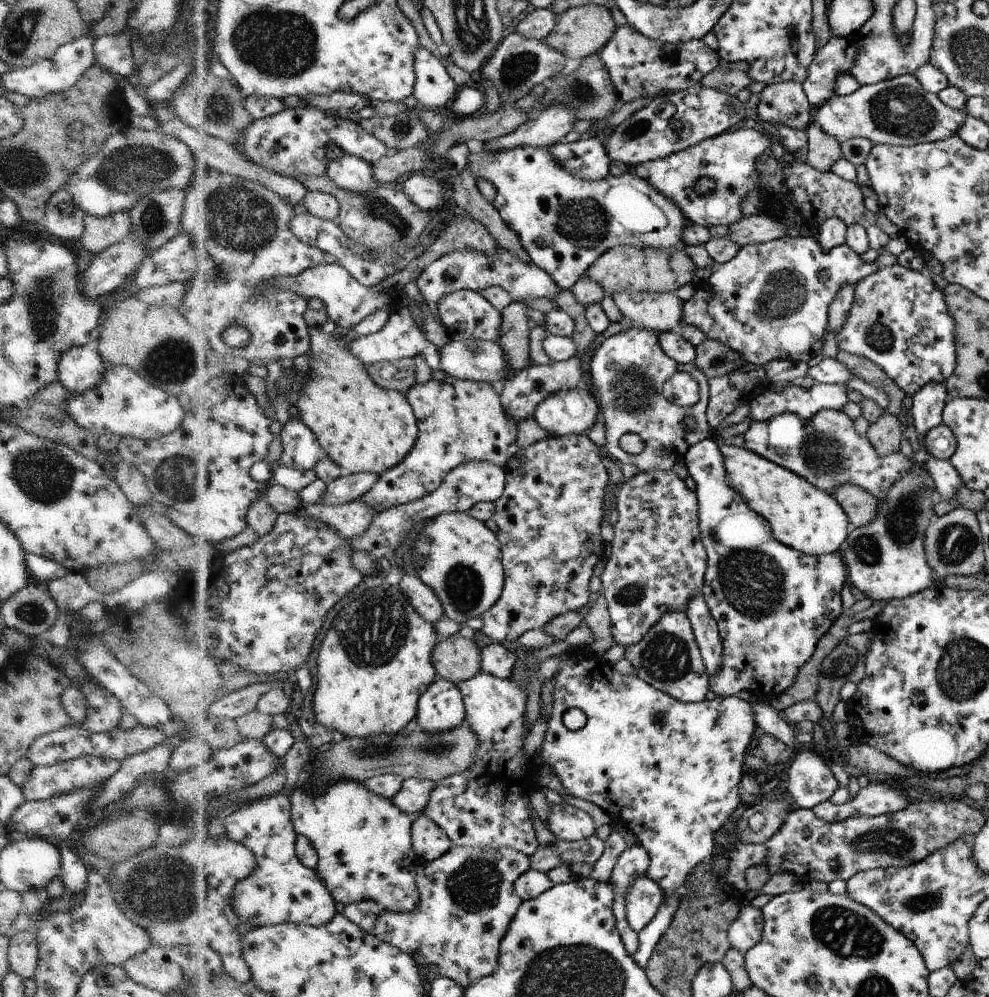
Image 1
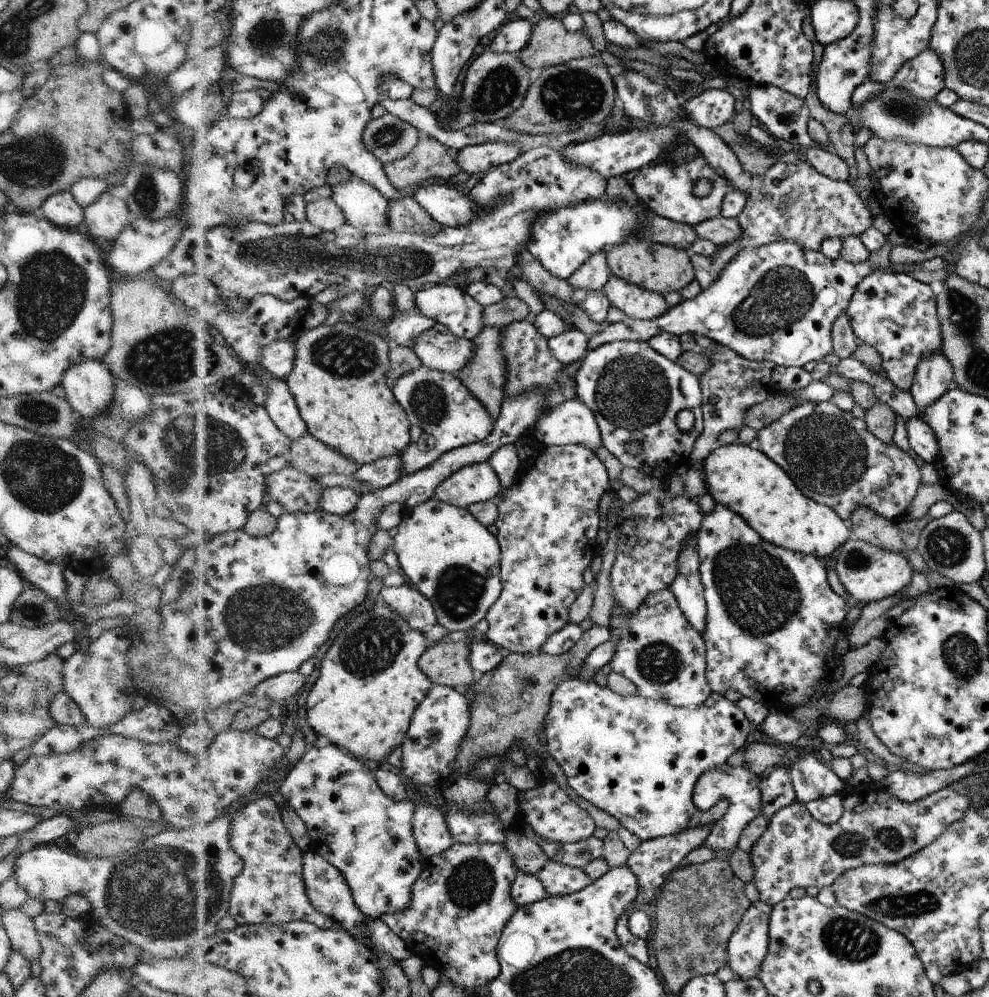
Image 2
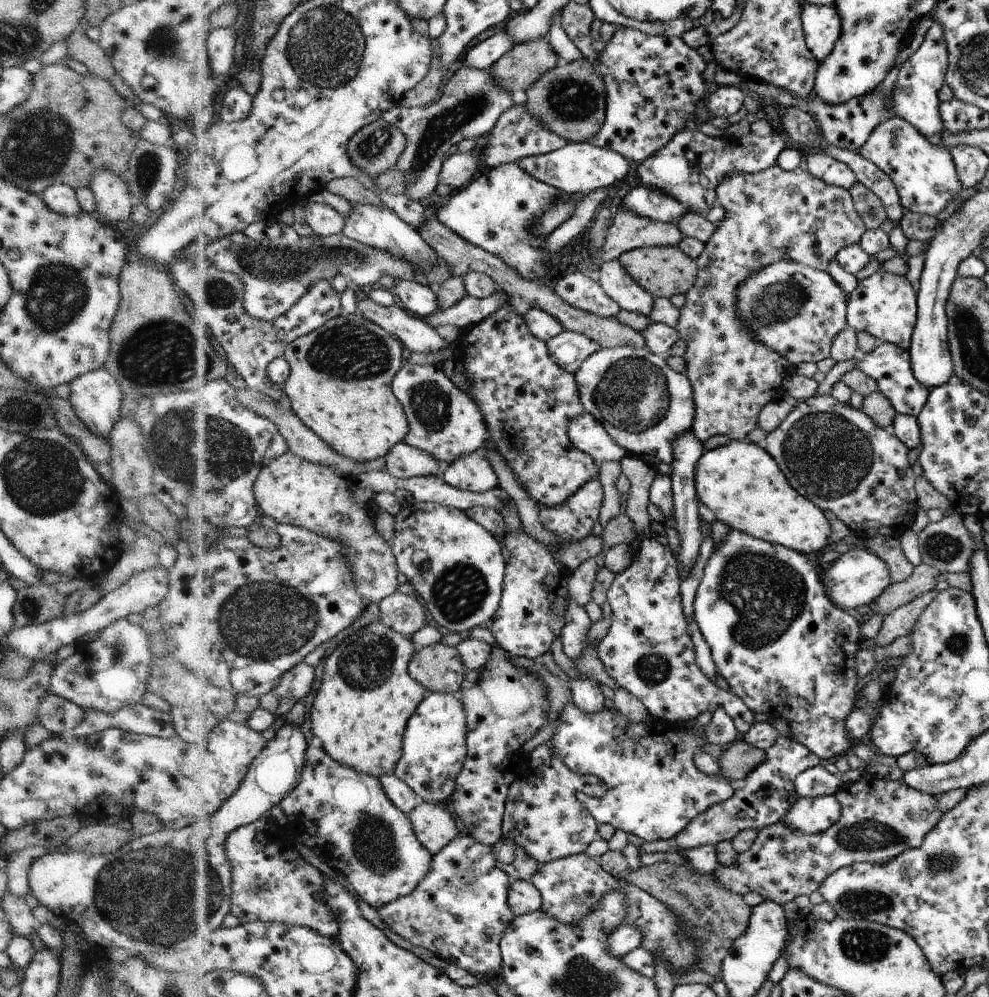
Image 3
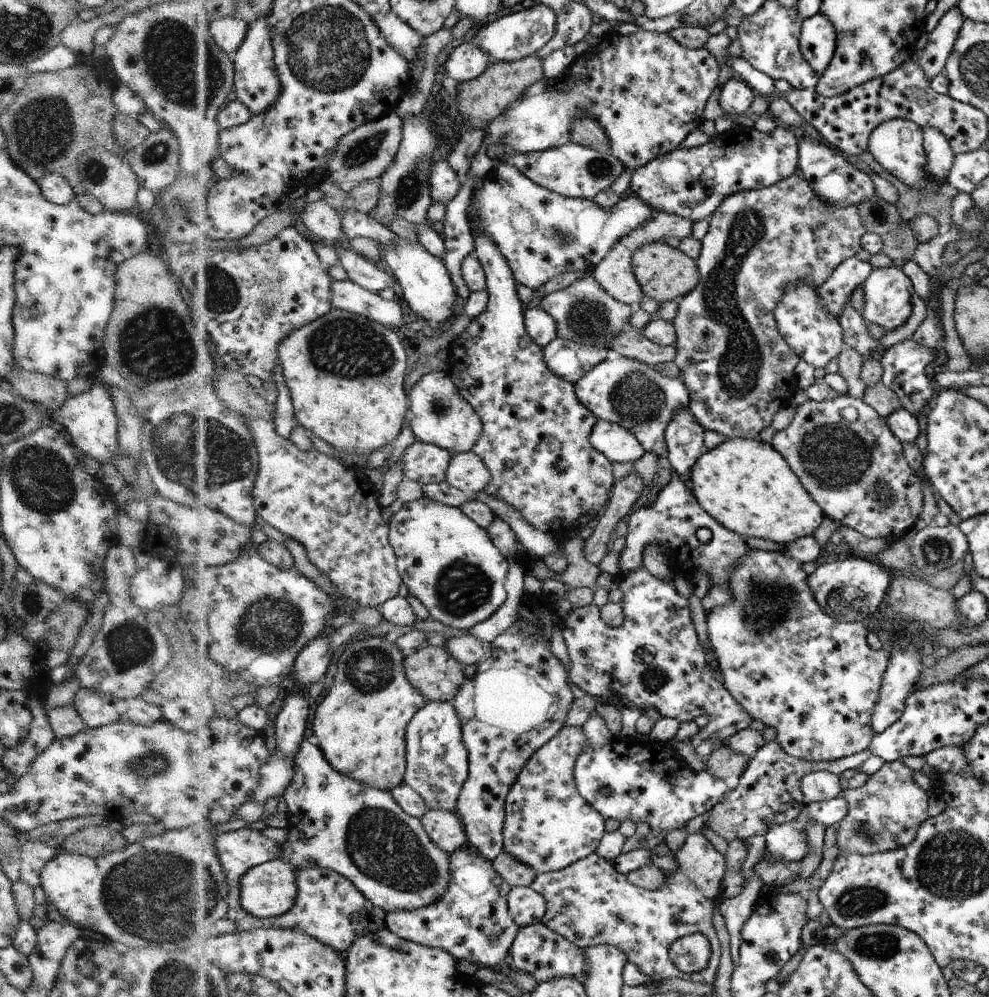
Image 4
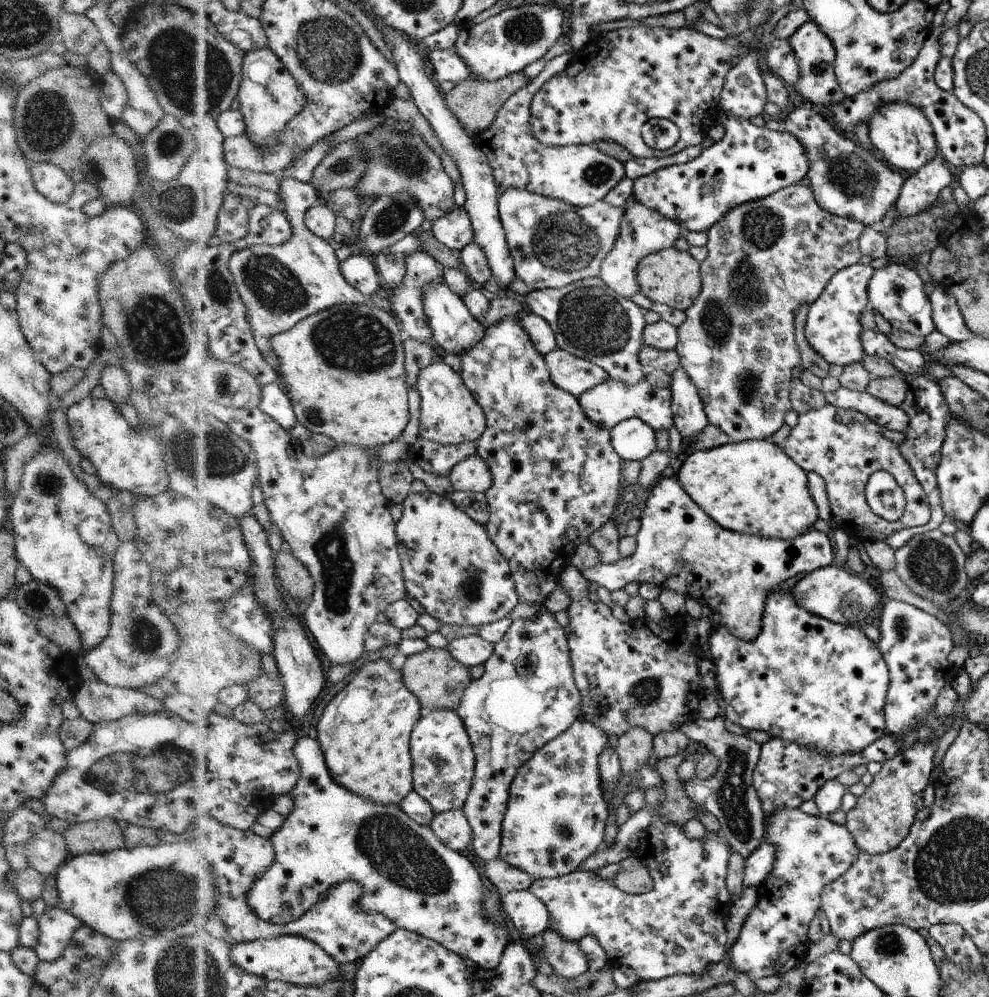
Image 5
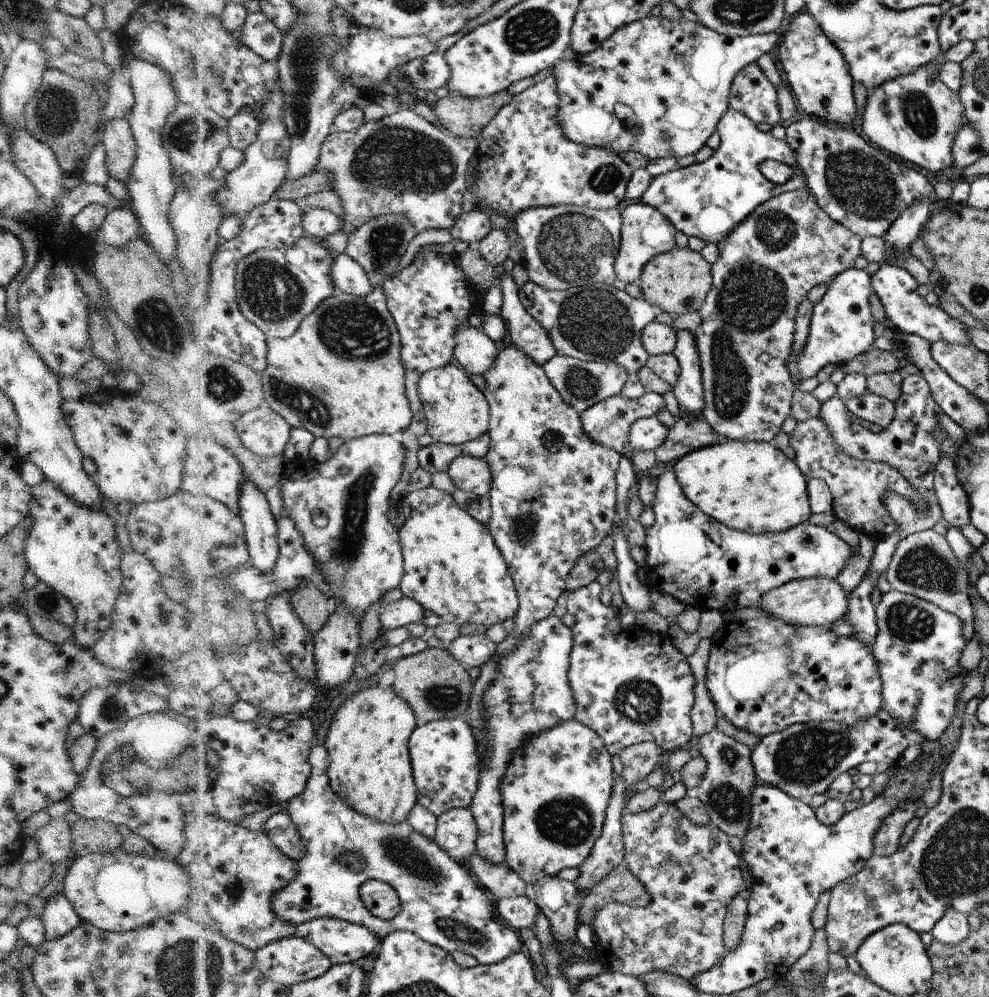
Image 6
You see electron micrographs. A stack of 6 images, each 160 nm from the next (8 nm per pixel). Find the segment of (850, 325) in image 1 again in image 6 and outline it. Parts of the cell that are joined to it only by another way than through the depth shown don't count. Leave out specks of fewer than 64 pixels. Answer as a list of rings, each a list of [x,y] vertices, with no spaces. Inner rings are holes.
[[[884,262],[872,275],[872,288],[876,291],[886,312],[887,324],[892,329],[898,329],[902,333],[910,333],[921,336],[929,343],[944,341],[952,344],[970,345],[968,327],[959,320],[946,314],[939,305],[930,305],[924,297],[918,296],[916,288],[919,282],[905,268]]]

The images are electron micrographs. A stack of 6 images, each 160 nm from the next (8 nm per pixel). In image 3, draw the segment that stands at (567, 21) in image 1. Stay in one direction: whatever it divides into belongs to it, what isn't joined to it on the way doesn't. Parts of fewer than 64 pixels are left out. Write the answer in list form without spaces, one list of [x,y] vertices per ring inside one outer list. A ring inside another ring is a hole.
[[[545,37],[516,44],[491,68],[495,72],[496,82],[500,82],[504,90],[514,93],[531,89],[545,73],[555,69],[559,60],[560,56]]]

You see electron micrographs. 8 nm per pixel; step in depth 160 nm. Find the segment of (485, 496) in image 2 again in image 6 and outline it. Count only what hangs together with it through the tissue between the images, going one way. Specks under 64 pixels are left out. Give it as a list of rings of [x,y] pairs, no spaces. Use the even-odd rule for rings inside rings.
[[[458,457],[450,464],[447,470],[455,486],[478,496],[486,496],[491,492],[491,482],[494,475],[490,464],[482,457]]]

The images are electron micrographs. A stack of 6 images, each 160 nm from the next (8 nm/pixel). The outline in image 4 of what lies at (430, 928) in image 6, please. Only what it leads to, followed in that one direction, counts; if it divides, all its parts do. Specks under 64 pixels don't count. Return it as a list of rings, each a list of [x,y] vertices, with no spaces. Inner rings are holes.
[[[304,739],[302,749],[299,750],[297,758],[296,776],[290,789],[284,794],[285,801],[289,806],[287,816],[290,819],[288,840],[282,844],[282,858],[276,859],[263,865],[258,865],[252,869],[246,877],[243,878],[243,905],[250,914],[260,917],[261,919],[274,919],[288,914],[298,902],[299,897],[299,871],[302,869],[312,869],[314,867],[322,867],[330,869],[347,876],[356,886],[372,901],[376,906],[385,908],[389,913],[397,913],[398,911],[415,911],[424,907],[436,904],[447,893],[448,885],[451,884],[451,853],[441,849],[431,834],[426,830],[423,819],[408,814],[407,810],[396,800],[395,794],[391,790],[382,790],[376,787],[371,787],[366,783],[357,781],[355,778],[342,774],[336,770],[335,766],[328,760],[327,754],[323,751],[321,745],[312,744],[310,740]]]

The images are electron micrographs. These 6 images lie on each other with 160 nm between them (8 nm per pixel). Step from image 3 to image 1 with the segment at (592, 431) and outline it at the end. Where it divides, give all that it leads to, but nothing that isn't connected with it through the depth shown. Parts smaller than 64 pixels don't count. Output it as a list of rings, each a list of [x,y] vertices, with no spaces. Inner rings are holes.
[[[581,385],[562,389],[547,396],[533,414],[536,424],[546,430],[550,437],[584,434],[596,424],[599,403]]]

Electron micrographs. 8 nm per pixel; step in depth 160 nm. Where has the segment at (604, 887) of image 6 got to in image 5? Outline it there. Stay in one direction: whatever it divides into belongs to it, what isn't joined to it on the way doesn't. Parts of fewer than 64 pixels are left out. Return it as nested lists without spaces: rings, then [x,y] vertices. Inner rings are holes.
[[[637,856],[626,857],[619,862],[621,869],[613,878],[614,884],[629,895],[641,895],[653,889],[653,880],[646,865]]]

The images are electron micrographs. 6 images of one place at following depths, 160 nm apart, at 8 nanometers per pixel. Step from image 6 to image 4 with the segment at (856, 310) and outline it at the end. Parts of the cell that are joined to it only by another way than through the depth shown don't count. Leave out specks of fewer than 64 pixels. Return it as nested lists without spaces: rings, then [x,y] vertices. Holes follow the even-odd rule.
[[[850,257],[835,269],[830,278],[818,288],[826,308],[838,320],[844,307],[850,303],[852,292],[866,281],[873,272],[868,261],[862,262],[858,258]]]

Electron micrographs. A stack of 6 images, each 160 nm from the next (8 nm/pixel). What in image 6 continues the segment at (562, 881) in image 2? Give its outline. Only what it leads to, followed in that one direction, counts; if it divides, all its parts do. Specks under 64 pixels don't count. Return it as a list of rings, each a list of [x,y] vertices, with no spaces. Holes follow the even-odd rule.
[[[658,801],[658,804],[647,811],[630,814],[625,812],[621,818],[623,846],[625,850],[624,865],[628,867],[632,874],[644,885],[649,896],[649,902],[643,907],[631,907],[624,903],[610,903],[606,907],[600,909],[595,916],[592,925],[595,931],[595,937],[598,944],[594,946],[596,952],[596,960],[600,961],[606,968],[612,971],[618,971],[625,975],[638,977],[640,975],[650,973],[655,970],[661,970],[690,981],[696,978],[700,973],[710,970],[723,960],[723,920],[726,916],[729,905],[742,892],[747,893],[747,884],[741,873],[740,857],[734,853],[729,846],[728,835],[720,830],[712,821],[706,824],[698,824],[692,822],[674,803],[668,804]]]

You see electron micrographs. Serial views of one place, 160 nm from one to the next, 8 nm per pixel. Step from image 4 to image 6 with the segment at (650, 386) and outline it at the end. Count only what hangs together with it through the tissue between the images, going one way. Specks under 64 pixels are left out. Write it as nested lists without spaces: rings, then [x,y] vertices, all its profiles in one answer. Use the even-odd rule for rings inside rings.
[[[618,393],[616,396],[602,399],[580,414],[583,430],[600,443],[600,446],[623,452],[630,438],[631,426],[641,418],[654,417],[665,407],[664,398],[656,393],[644,393],[640,398],[628,399]]]

